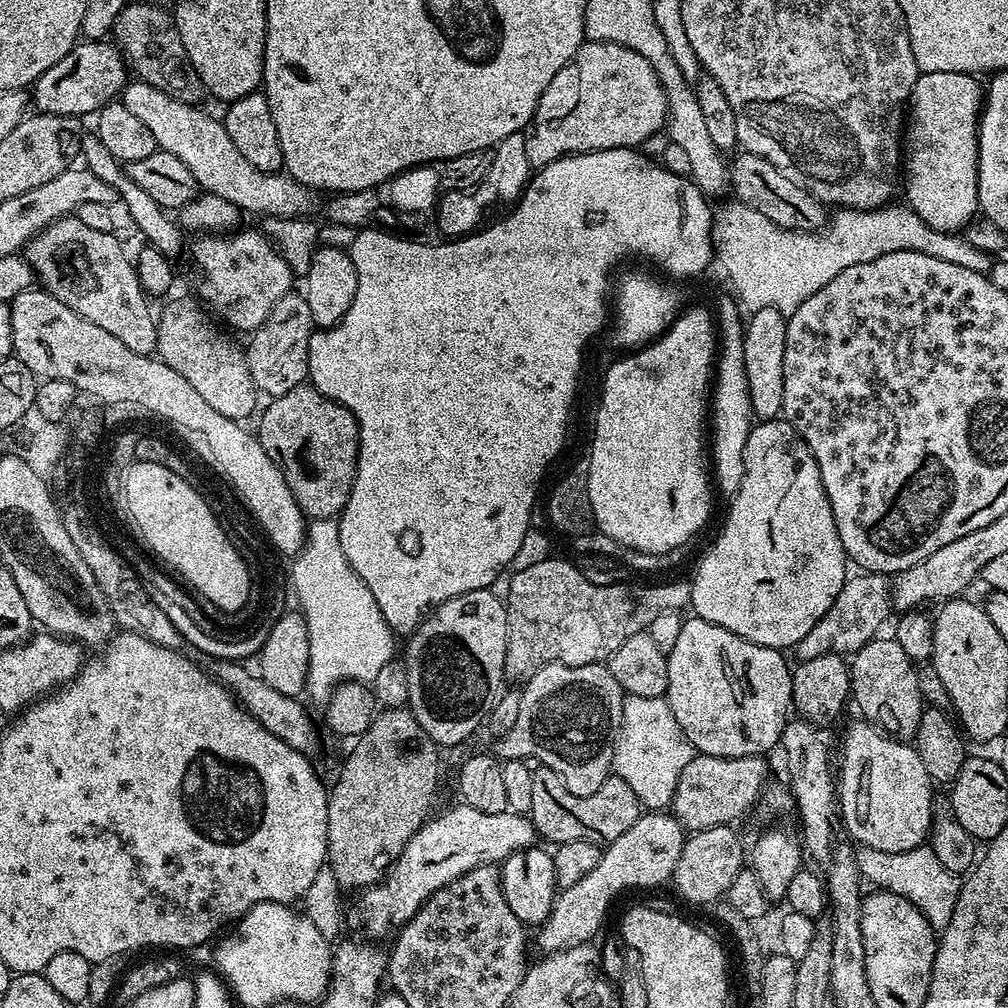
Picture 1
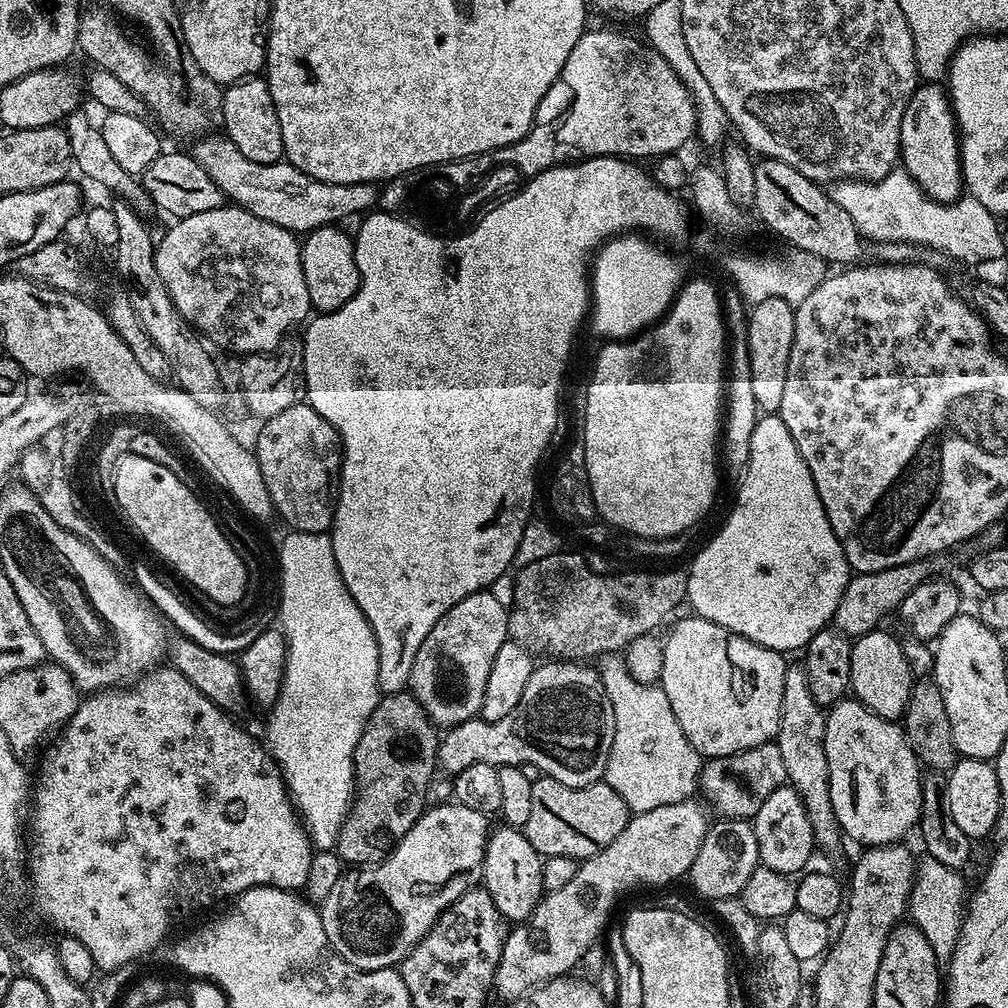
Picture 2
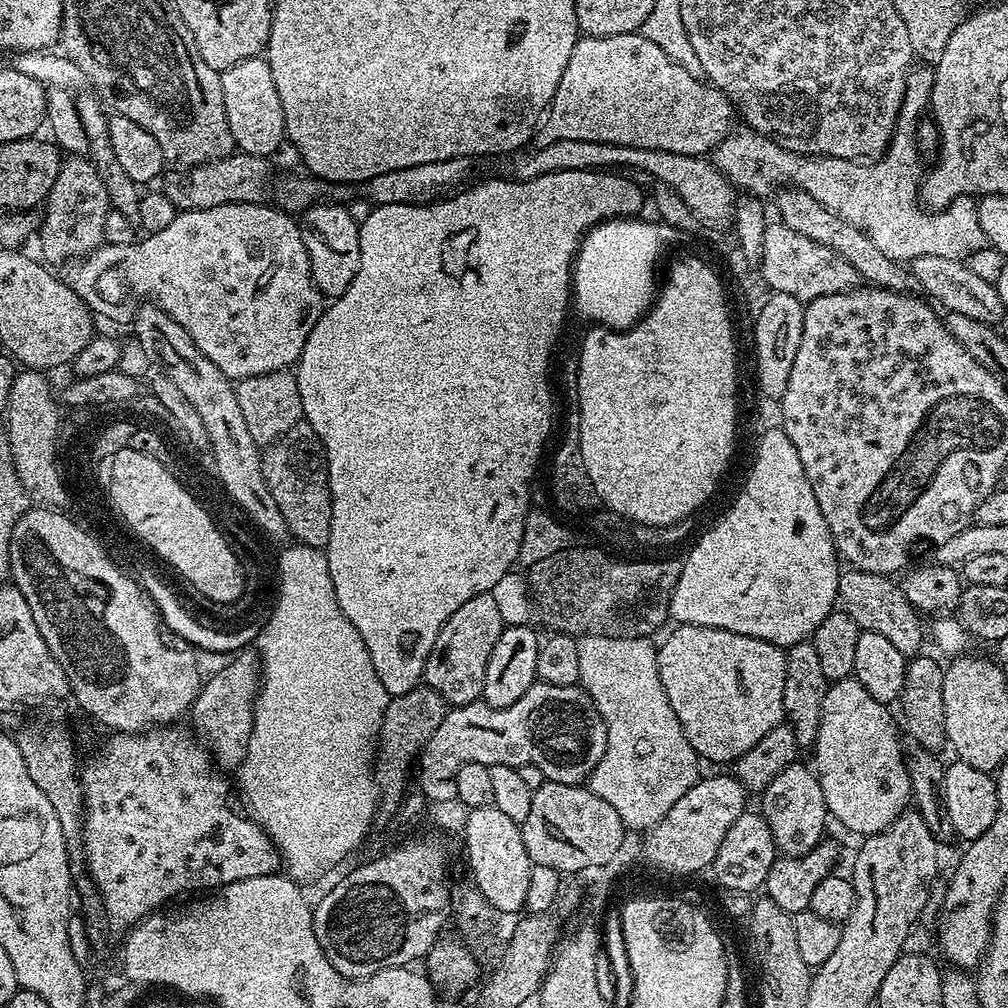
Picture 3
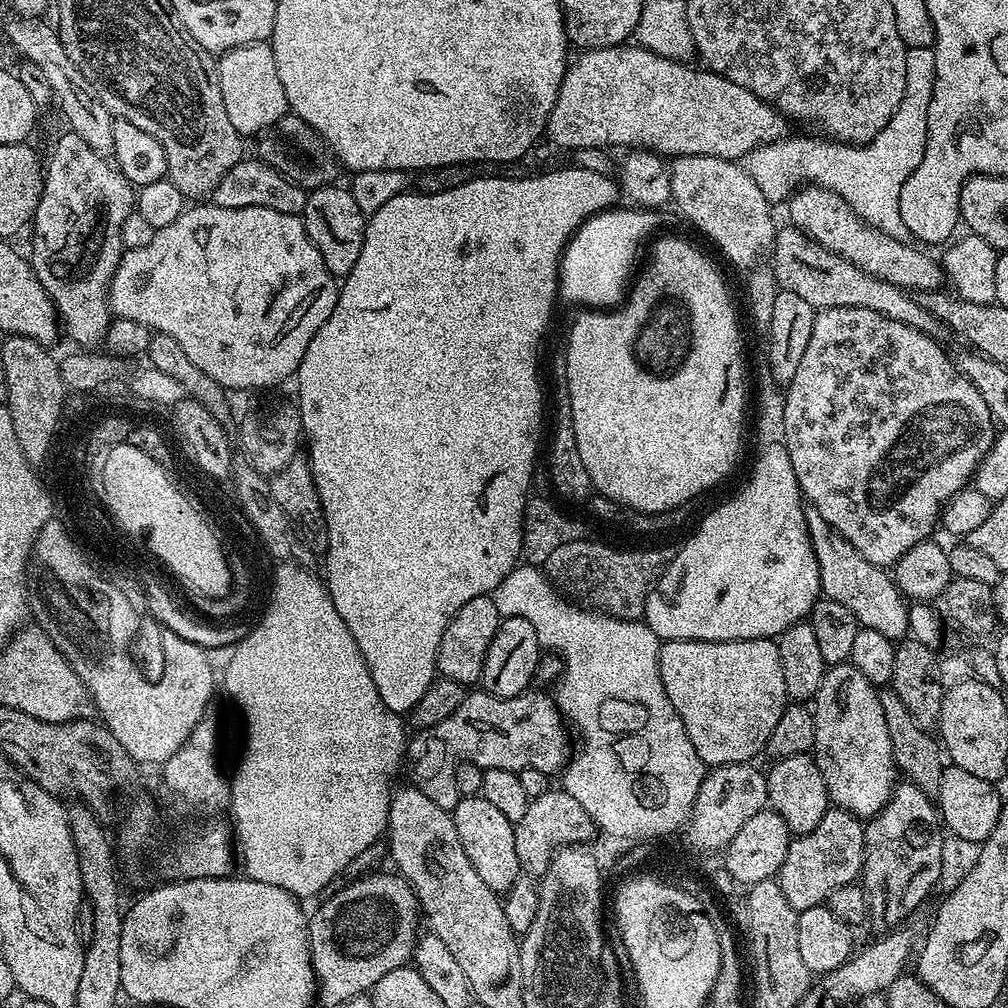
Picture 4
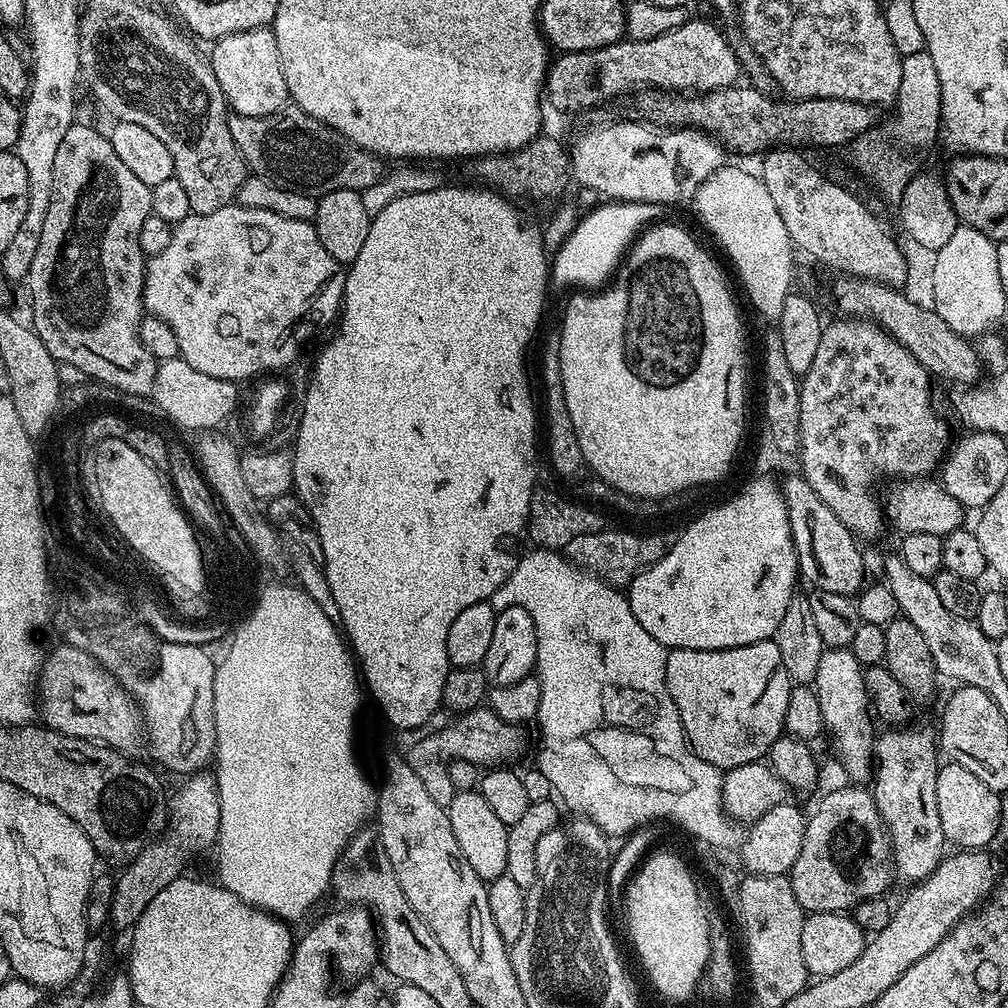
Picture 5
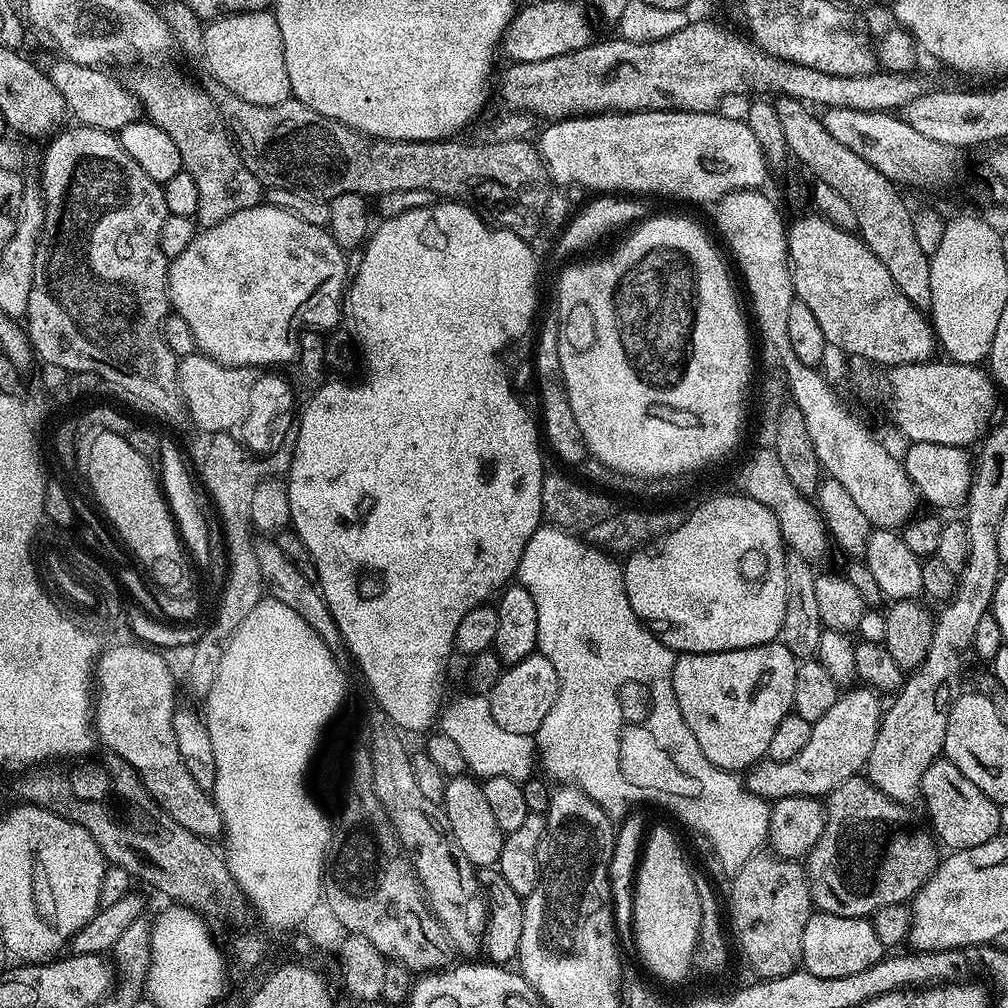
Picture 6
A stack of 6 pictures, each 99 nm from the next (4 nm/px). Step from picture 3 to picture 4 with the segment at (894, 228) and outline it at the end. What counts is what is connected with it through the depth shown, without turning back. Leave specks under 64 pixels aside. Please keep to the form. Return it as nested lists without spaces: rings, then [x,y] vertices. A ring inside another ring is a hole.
[[[929,46],[926,48],[908,48],[906,54],[906,90],[902,90],[902,102],[898,102],[898,110],[894,110],[894,118],[890,118],[890,122],[886,122],[886,126],[881,130],[878,135],[875,136],[869,142],[869,144],[841,144],[839,140],[830,140],[827,138],[819,138],[815,140],[812,136],[792,136],[789,135],[787,138],[781,138],[770,142],[769,144],[763,144],[758,146],[754,150],[750,150],[750,154],[744,157],[742,161],[742,167],[750,174],[750,178],[754,178],[754,186],[758,186],[758,190],[762,190],[762,194],[770,202],[787,201],[788,197],[796,191],[797,188],[805,184],[808,186],[815,186],[818,188],[825,188],[830,190],[834,194],[838,194],[842,198],[846,198],[846,202],[849,206],[855,210],[858,215],[863,218],[870,226],[874,226],[878,230],[882,230],[882,234],[887,236],[893,236],[896,240],[904,240],[908,236],[906,226],[902,222],[900,217],[900,185],[902,183],[902,171],[900,172],[900,164],[908,164],[907,166],[915,165],[918,154],[926,150],[926,114],[930,110],[930,98],[934,95],[934,78],[936,77],[936,49],[935,47]]]

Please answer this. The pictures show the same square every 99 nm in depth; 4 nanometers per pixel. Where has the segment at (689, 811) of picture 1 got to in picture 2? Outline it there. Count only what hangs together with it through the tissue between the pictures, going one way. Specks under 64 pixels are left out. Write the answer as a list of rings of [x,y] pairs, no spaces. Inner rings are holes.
[[[769,742],[750,750],[742,750],[738,754],[705,759],[700,770],[698,788],[701,793],[704,791],[703,799],[713,809],[716,807],[720,811],[721,817],[747,820],[756,817],[758,810],[762,810],[762,802],[766,802],[766,798],[770,798],[770,794],[774,794],[774,790],[787,779],[782,750],[778,750],[775,742]]]

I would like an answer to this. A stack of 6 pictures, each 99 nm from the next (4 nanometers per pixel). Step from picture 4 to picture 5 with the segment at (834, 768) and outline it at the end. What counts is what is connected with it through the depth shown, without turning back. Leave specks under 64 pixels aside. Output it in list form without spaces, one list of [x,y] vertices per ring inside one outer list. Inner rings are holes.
[[[829,648],[822,654],[822,662],[818,662],[818,674],[814,681],[816,697],[822,706],[822,718],[827,735],[832,735],[832,744],[836,747],[836,756],[844,767],[844,772],[849,776],[849,781],[864,782],[872,775],[874,767],[874,716],[870,711],[870,701],[866,682],[864,681],[864,668],[854,658],[854,654],[848,648]]]

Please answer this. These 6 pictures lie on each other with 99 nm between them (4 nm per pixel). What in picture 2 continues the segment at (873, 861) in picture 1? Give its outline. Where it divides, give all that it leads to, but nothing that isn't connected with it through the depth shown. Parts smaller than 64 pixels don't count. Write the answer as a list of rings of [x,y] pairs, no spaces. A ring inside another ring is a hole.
[[[925,855],[923,859],[916,866],[916,881],[912,884],[912,899],[907,915],[911,923],[926,934],[926,942],[930,942],[930,950],[934,950],[936,959],[947,962],[958,946],[960,922],[966,908],[964,880],[960,877],[963,875],[950,866],[942,866],[942,862],[932,856]]]

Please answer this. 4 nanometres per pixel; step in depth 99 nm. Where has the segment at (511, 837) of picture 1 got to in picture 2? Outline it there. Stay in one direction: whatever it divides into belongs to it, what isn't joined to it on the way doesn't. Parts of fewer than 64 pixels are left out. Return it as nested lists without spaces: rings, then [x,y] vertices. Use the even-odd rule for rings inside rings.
[[[457,802],[429,807],[406,830],[406,834],[389,852],[386,859],[371,866],[360,866],[349,874],[342,874],[334,882],[334,890],[319,901],[323,929],[330,946],[352,967],[362,971],[395,968],[414,950],[414,946],[434,926],[434,922],[462,893],[481,879],[484,855],[488,845],[489,817]]]

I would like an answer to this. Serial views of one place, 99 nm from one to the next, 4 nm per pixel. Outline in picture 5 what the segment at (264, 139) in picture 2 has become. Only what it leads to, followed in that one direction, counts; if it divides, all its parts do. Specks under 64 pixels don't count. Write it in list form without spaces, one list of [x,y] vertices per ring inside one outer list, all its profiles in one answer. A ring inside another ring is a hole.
[[[271,27],[255,28],[224,36],[211,45],[210,63],[228,107],[237,116],[274,114],[289,103],[286,78],[282,78],[282,58],[278,58],[278,38]]]

